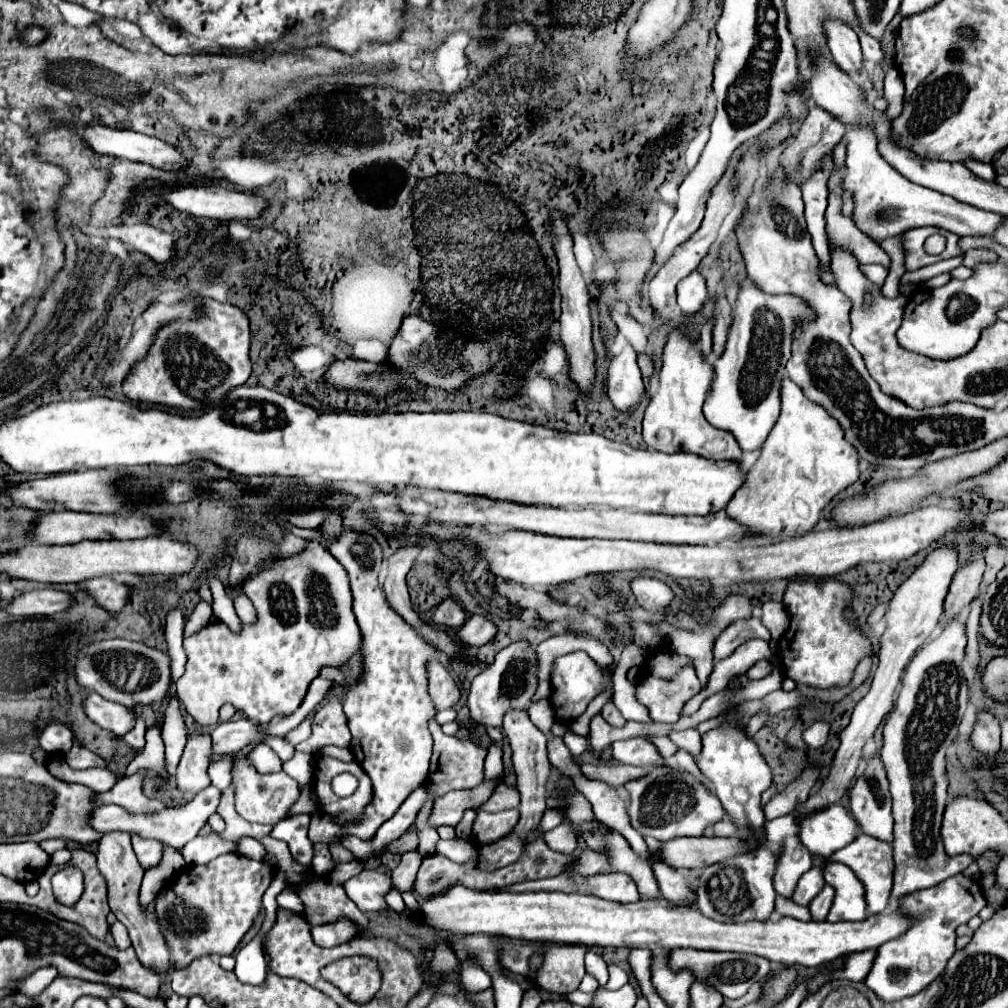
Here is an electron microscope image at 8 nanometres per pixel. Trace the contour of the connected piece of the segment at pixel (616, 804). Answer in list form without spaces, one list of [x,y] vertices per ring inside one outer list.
[[[584,777],[584,785],[574,785],[574,789],[576,791],[582,791],[588,797],[588,801],[594,807],[596,817],[604,825],[608,825],[608,827],[616,829],[620,835],[624,835],[626,841],[630,843],[630,847],[640,857],[644,857],[644,859],[650,857],[650,851],[648,851],[644,839],[628,825],[626,805],[624,805],[624,799],[622,799],[622,795],[620,795],[618,789],[610,787],[604,781],[590,781],[586,777]]]

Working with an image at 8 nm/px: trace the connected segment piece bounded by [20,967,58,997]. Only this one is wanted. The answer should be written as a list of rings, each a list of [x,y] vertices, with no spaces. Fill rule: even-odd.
[[[46,967],[42,971],[36,971],[36,973],[32,973],[28,979],[24,979],[20,983],[20,993],[28,995],[28,997],[36,997],[36,995],[40,995],[40,991],[44,991],[44,987],[48,987],[52,983],[52,979],[56,975],[58,973],[52,967]]]

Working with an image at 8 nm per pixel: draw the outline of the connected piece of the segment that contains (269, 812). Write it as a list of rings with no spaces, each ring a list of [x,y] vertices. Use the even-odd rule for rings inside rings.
[[[240,759],[234,763],[232,787],[234,787],[238,815],[244,817],[246,821],[252,821],[252,823],[276,825],[280,821],[280,817],[292,807],[292,803],[296,803],[300,797],[300,787],[290,775],[286,775],[284,771],[262,775],[256,771],[256,767],[248,759]]]

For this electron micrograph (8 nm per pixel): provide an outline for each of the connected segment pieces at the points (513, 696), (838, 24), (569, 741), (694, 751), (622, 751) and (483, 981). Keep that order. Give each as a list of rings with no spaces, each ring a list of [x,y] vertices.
[[[518,641],[502,649],[496,655],[496,661],[488,669],[484,669],[480,675],[476,675],[472,681],[472,687],[468,691],[470,719],[476,725],[502,729],[502,713],[504,709],[508,709],[508,705],[530,705],[530,699],[538,685],[536,671],[538,671],[536,653],[526,641]]]
[[[826,21],[824,29],[828,37],[828,49],[836,67],[848,75],[860,73],[860,67],[864,67],[864,57],[858,35],[842,21]]]
[[[568,731],[566,735],[564,735],[564,743],[566,743],[566,747],[570,749],[570,753],[574,755],[574,757],[580,757],[584,751],[586,751],[586,737],[580,737],[580,735],[574,735],[572,731]]]
[[[688,729],[688,731],[680,731],[680,733],[672,733],[670,739],[684,751],[688,751],[694,759],[700,755],[702,751],[702,737],[696,729]]]
[[[635,737],[617,740],[612,745],[612,757],[620,763],[640,767],[664,767],[668,765],[656,747],[645,738]]]
[[[466,967],[466,969],[462,969],[460,981],[468,989],[468,993],[478,993],[478,991],[484,991],[484,989],[492,987],[492,981],[490,981],[488,973],[484,973],[480,967]]]

